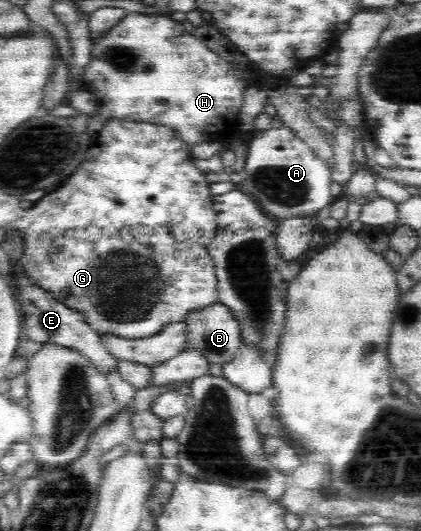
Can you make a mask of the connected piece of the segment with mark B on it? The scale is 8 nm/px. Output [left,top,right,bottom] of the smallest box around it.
[184,302,244,364]

